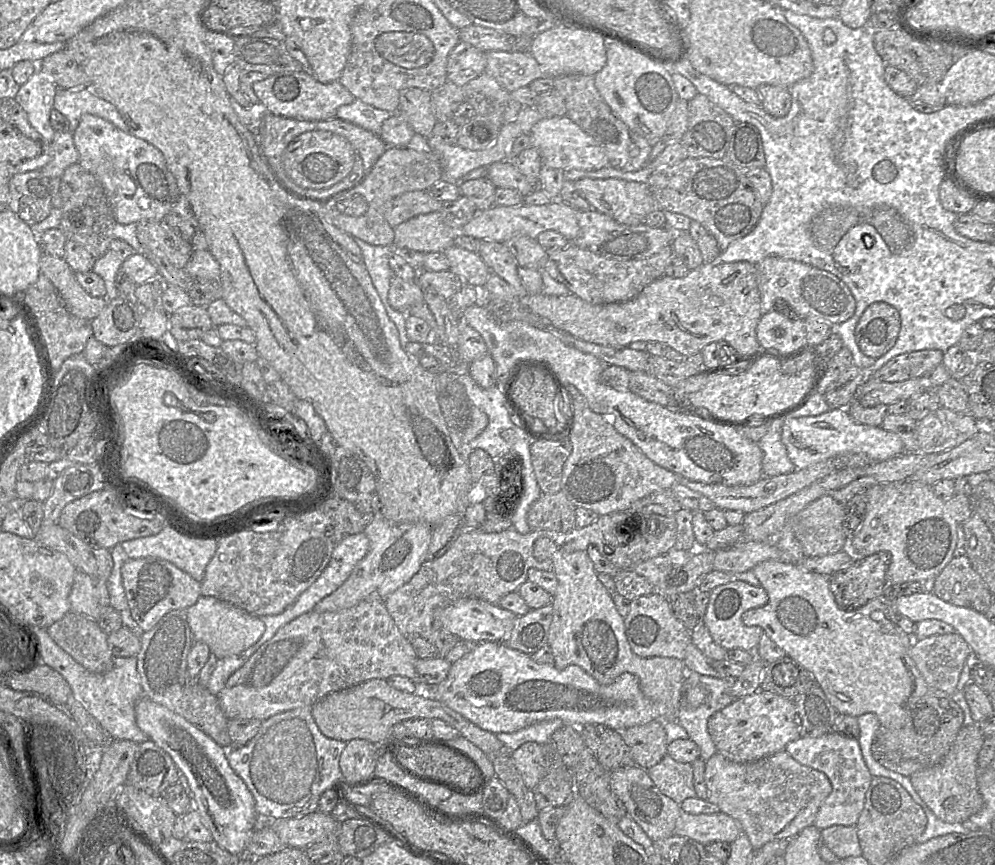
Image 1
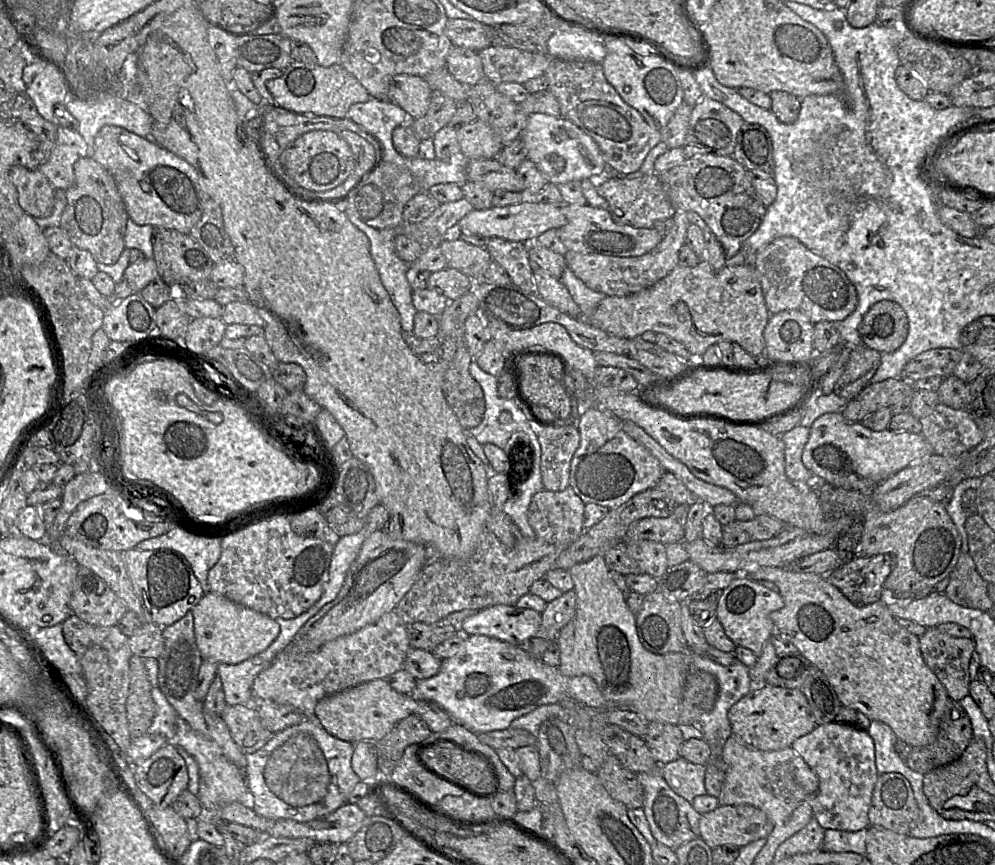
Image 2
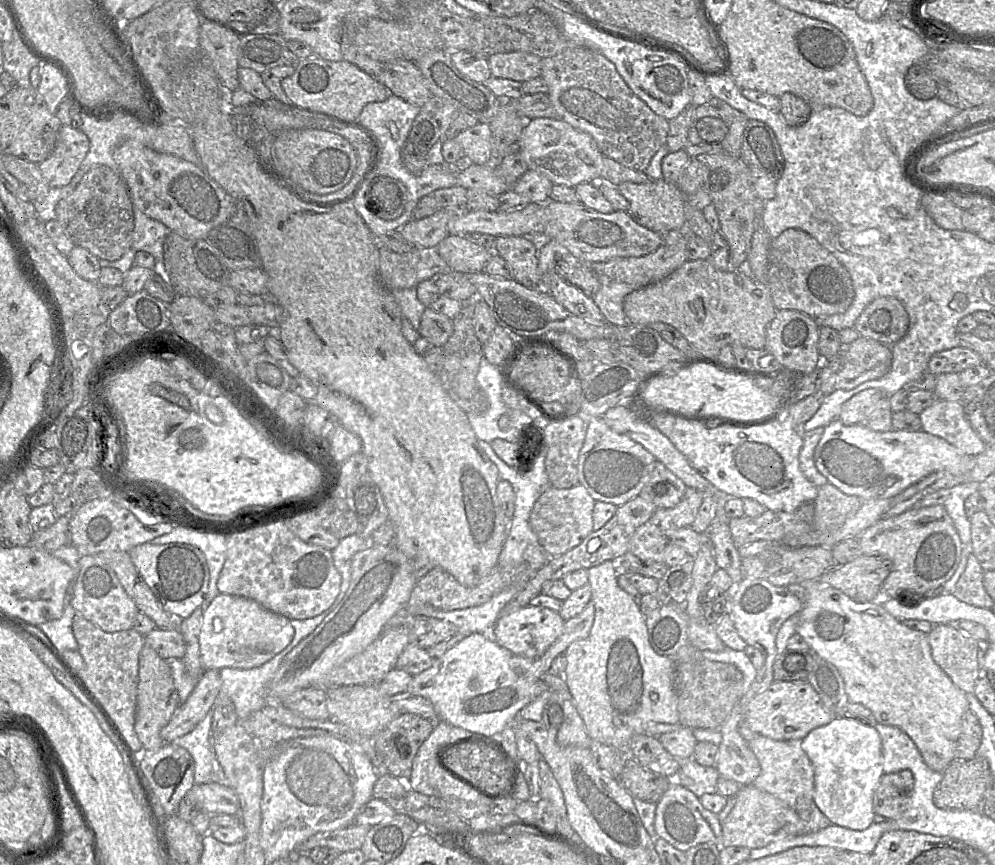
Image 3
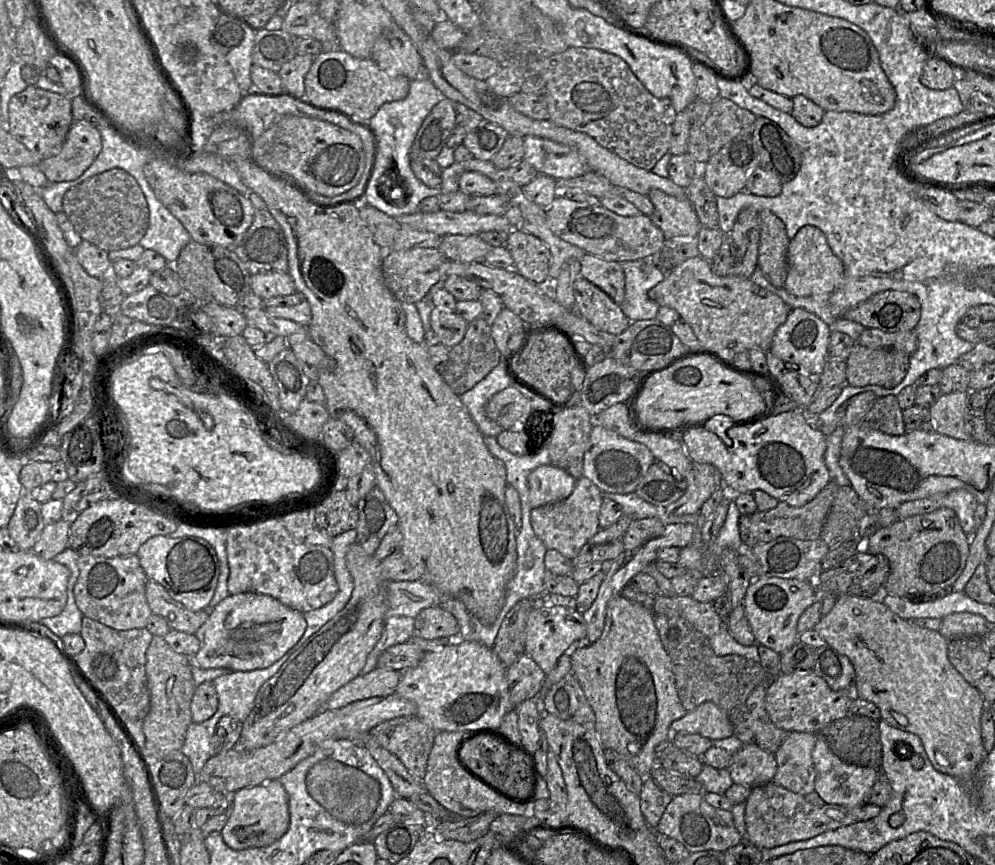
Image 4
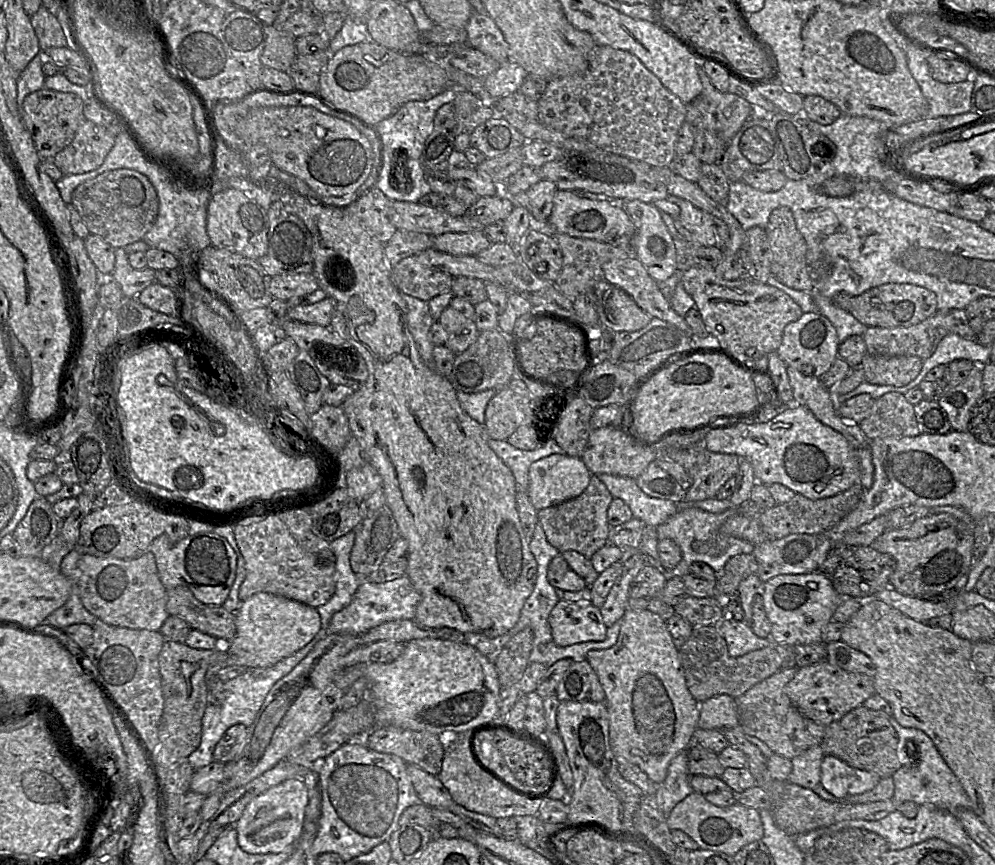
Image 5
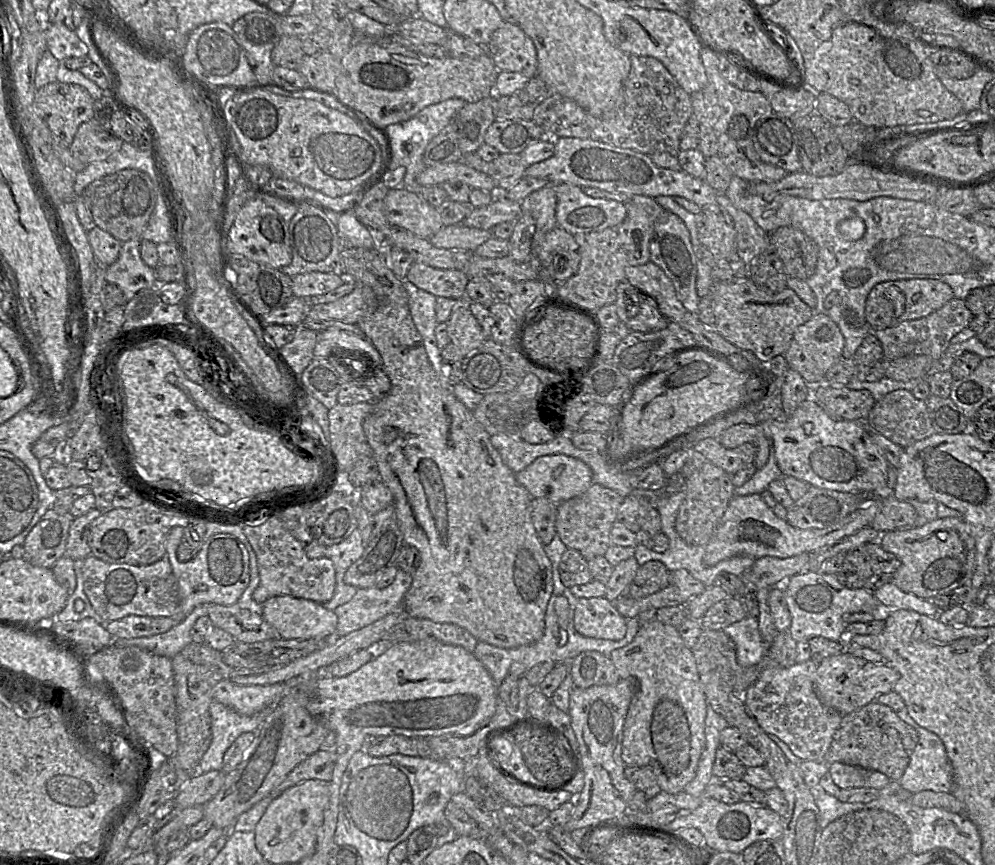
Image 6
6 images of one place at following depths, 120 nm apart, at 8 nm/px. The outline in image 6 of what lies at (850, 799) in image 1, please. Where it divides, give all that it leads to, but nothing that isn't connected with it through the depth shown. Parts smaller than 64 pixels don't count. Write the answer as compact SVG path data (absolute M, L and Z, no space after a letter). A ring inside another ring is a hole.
M841 762L830 764L828 772L831 774L834 783L840 789L862 787L882 789L891 781L888 776L878 771Z

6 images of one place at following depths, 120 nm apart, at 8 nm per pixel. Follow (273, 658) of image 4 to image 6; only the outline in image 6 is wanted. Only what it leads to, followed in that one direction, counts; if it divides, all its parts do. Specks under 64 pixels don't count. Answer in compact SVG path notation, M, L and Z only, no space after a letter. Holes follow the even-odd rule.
M277 595L262 603L262 617L283 639L312 639L332 636L338 617L318 602L290 595Z

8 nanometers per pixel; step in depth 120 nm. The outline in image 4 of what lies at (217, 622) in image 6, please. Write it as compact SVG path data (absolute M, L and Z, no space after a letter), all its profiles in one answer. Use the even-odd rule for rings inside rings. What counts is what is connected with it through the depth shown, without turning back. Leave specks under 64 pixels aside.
M148 579L145 590L147 603L152 614L163 617L171 630L195 634L207 621L210 611L190 611L175 601L166 589L154 580Z

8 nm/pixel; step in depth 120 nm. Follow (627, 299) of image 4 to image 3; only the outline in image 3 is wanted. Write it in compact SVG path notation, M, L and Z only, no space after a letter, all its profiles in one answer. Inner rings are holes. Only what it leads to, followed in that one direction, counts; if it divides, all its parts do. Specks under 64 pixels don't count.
M598 275L600 288L592 296L606 322L610 325L625 326L628 323L624 313L625 297L635 290L629 284L611 280L605 275Z

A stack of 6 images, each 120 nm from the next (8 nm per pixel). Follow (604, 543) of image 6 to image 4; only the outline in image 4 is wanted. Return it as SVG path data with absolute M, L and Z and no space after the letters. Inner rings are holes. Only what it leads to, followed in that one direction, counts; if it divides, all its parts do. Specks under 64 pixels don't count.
M588 478L577 479L571 495L564 500L531 509L530 522L545 547L574 559L582 547L600 530L599 512L604 494Z

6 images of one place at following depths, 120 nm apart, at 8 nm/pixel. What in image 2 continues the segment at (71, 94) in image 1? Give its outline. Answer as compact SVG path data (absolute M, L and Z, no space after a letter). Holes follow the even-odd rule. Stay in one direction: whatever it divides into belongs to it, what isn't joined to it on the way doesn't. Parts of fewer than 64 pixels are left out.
M117 94L108 95L91 103L68 97L64 105L77 119L77 131L88 144L88 156L86 157L93 156L94 139L105 125L119 126L149 141L154 141L151 135L151 115L140 105Z

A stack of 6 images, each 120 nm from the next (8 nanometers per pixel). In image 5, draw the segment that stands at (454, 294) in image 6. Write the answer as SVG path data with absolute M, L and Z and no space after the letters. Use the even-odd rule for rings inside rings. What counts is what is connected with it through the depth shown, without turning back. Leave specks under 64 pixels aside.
M421 252L394 265L391 279L401 294L429 301L436 295L451 291L454 277L430 265Z

